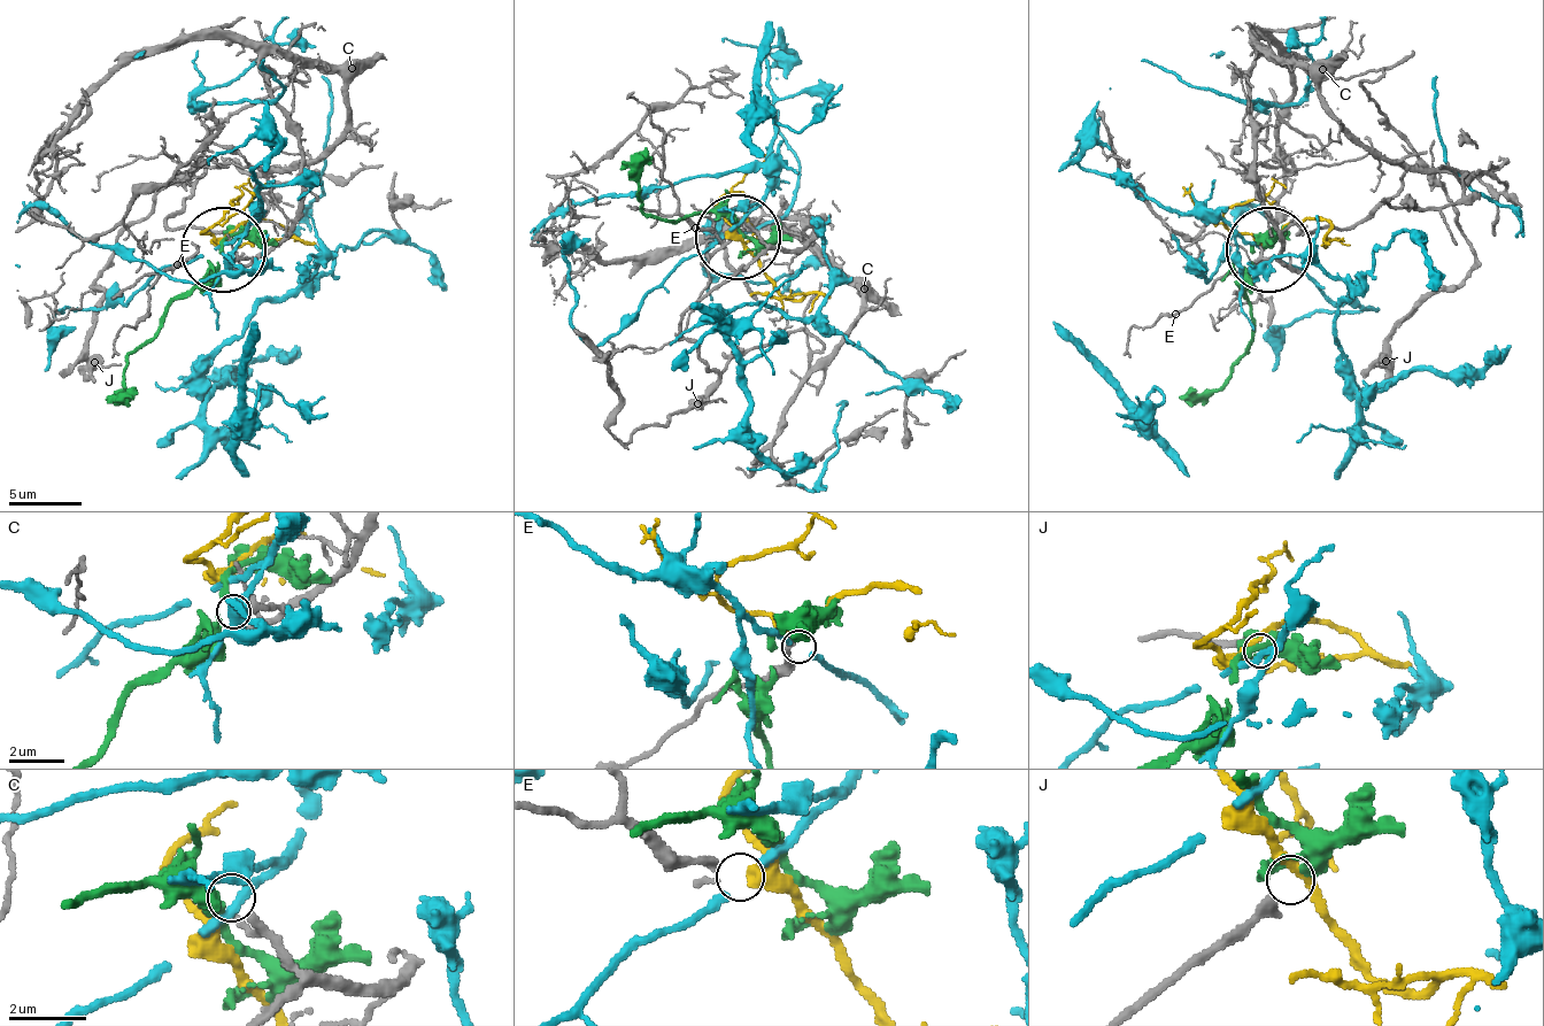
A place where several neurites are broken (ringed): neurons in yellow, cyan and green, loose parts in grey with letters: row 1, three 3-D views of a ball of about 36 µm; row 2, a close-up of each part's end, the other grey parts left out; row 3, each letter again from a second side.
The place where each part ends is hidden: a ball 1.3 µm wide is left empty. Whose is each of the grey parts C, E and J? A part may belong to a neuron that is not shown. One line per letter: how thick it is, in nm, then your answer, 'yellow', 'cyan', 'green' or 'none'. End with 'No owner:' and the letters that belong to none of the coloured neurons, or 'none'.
C: calibre 190 nm; none
E: calibre 130 nm; yellow
J: calibre 280 nm; green
No owner: C

